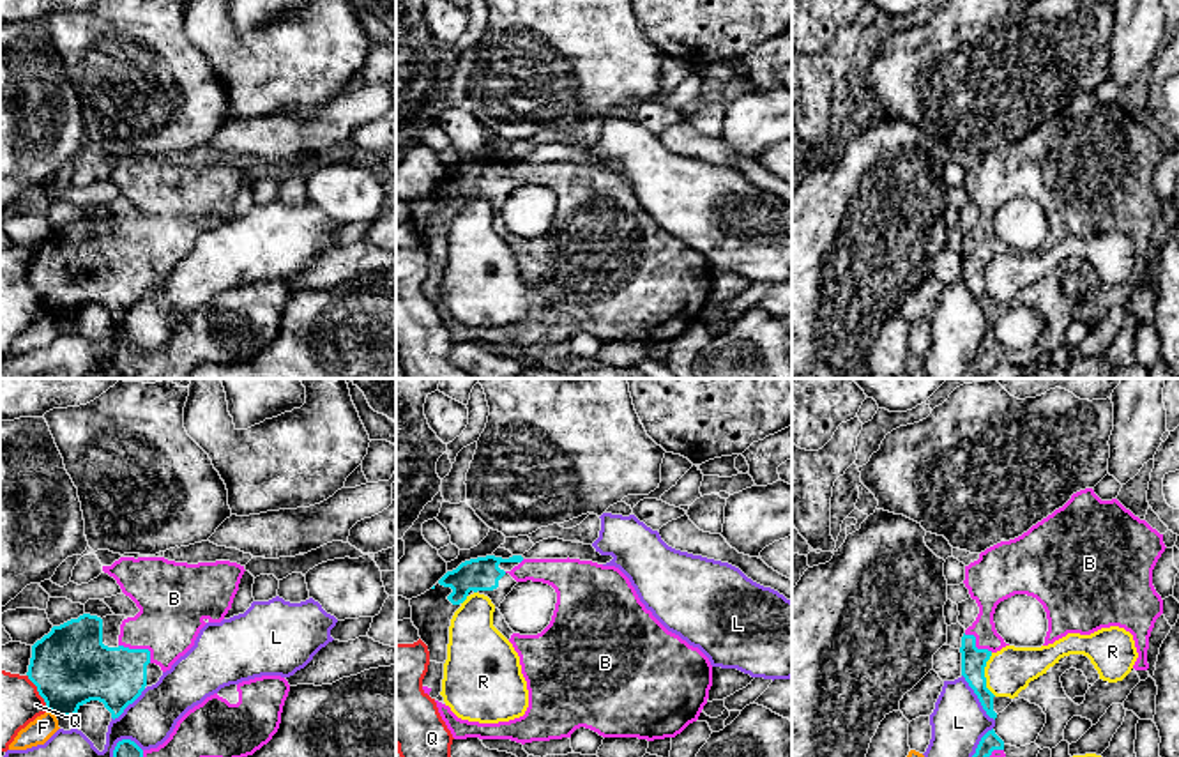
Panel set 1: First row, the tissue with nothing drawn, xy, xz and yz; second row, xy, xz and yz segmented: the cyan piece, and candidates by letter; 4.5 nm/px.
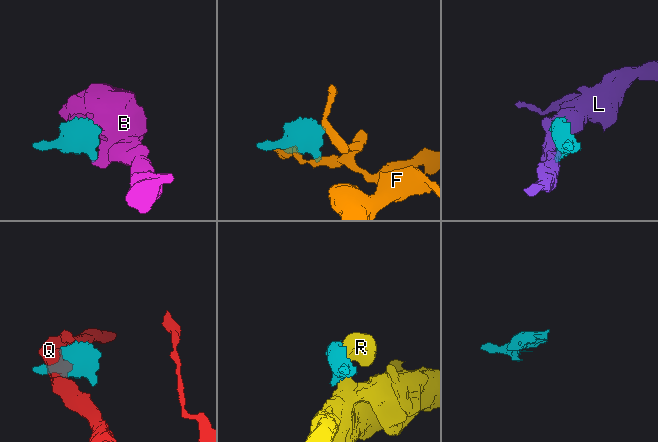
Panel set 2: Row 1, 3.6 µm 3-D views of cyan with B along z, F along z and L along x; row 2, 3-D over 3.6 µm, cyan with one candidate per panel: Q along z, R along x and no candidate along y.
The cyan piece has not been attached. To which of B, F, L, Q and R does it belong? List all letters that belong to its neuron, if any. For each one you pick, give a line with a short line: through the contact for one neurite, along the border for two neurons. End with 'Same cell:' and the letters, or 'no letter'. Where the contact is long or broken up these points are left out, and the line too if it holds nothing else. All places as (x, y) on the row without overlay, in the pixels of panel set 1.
Same cell: B

